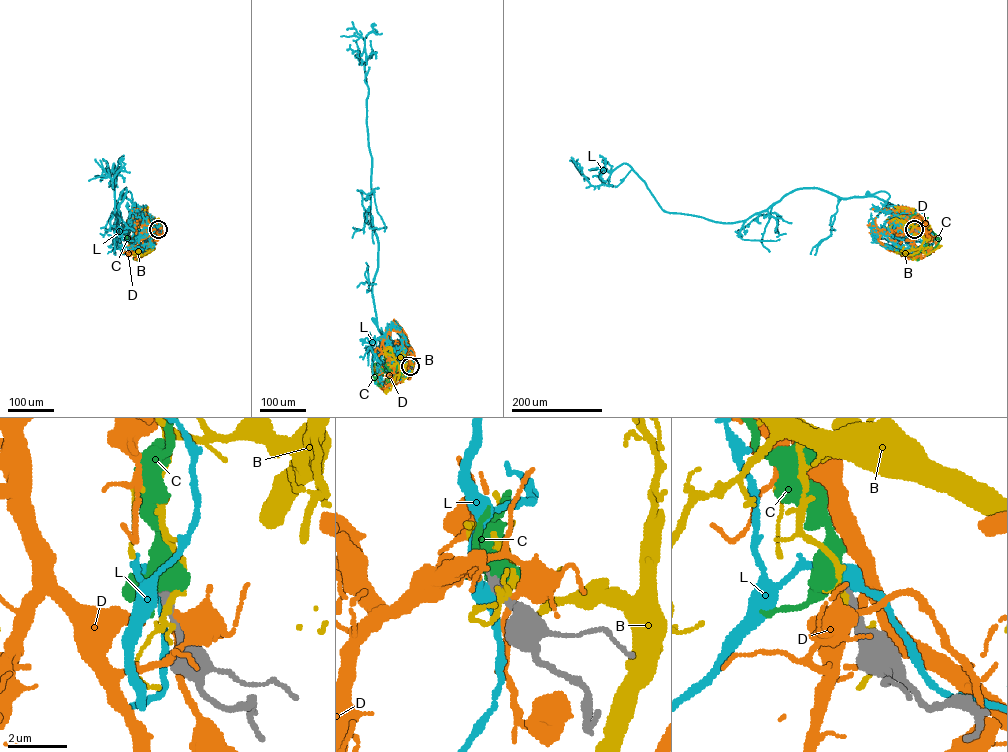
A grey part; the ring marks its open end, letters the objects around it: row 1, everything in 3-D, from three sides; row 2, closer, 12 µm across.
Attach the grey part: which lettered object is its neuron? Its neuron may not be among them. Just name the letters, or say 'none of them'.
C

